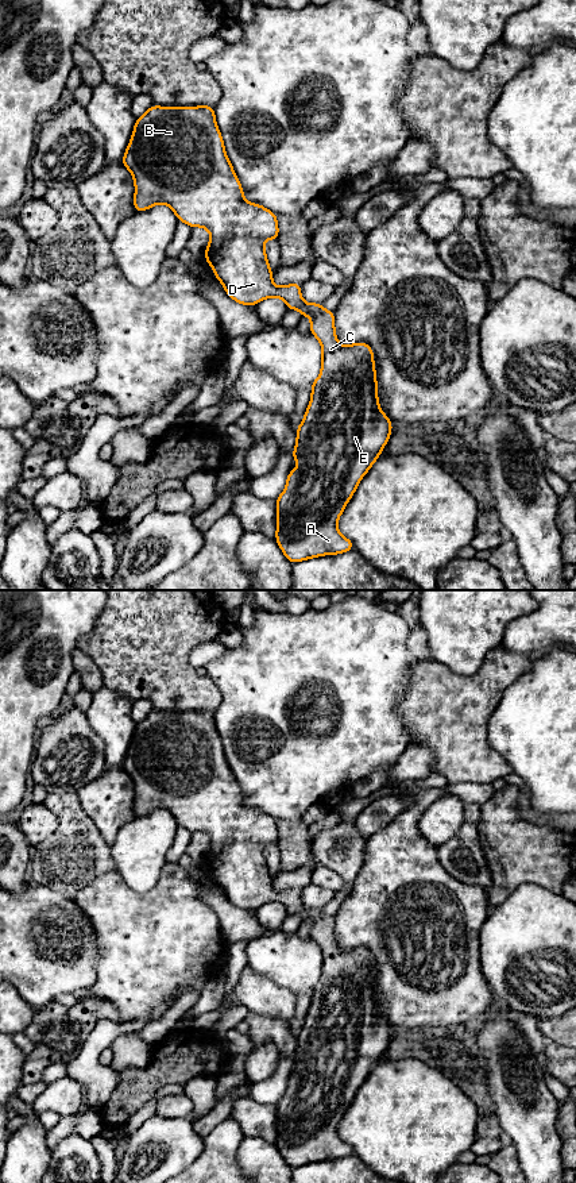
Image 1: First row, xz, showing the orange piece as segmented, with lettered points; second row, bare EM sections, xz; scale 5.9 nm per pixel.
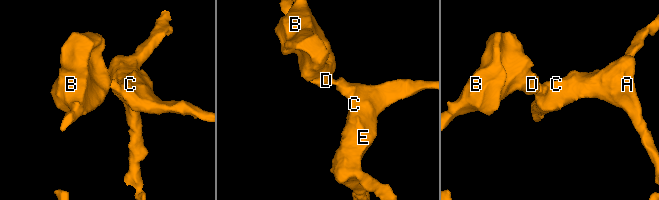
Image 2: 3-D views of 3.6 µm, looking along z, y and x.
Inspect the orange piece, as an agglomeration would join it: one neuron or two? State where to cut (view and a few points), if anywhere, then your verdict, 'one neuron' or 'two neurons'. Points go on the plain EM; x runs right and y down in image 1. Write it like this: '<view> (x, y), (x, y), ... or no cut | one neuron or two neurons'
no cut | one neuron

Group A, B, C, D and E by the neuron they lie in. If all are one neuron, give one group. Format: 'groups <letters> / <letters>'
groups A B C D E

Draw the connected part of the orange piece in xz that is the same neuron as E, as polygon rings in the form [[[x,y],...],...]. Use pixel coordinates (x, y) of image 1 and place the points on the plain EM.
[[[151,710],[136,724],[121,768],[134,782],[136,817],[166,809],[179,826],[209,836],[210,845],[204,862],[232,905],[250,912],[264,903],[279,902],[287,914],[298,914],[304,922],[312,922],[310,937],[322,953],[321,979],[310,990],[312,1003],[295,1037],[293,1063],[298,1072],[289,1078],[286,1093],[275,1105],[275,1145],[291,1168],[352,1155],[353,1148],[339,1137],[337,1125],[359,1086],[379,1063],[393,1033],[379,1013],[371,951],[341,951],[336,943],[335,917],[324,914],[322,909],[305,908],[301,889],[274,891],[263,848],[279,841],[277,820],[244,805],[243,793],[224,755],[213,712]]]

